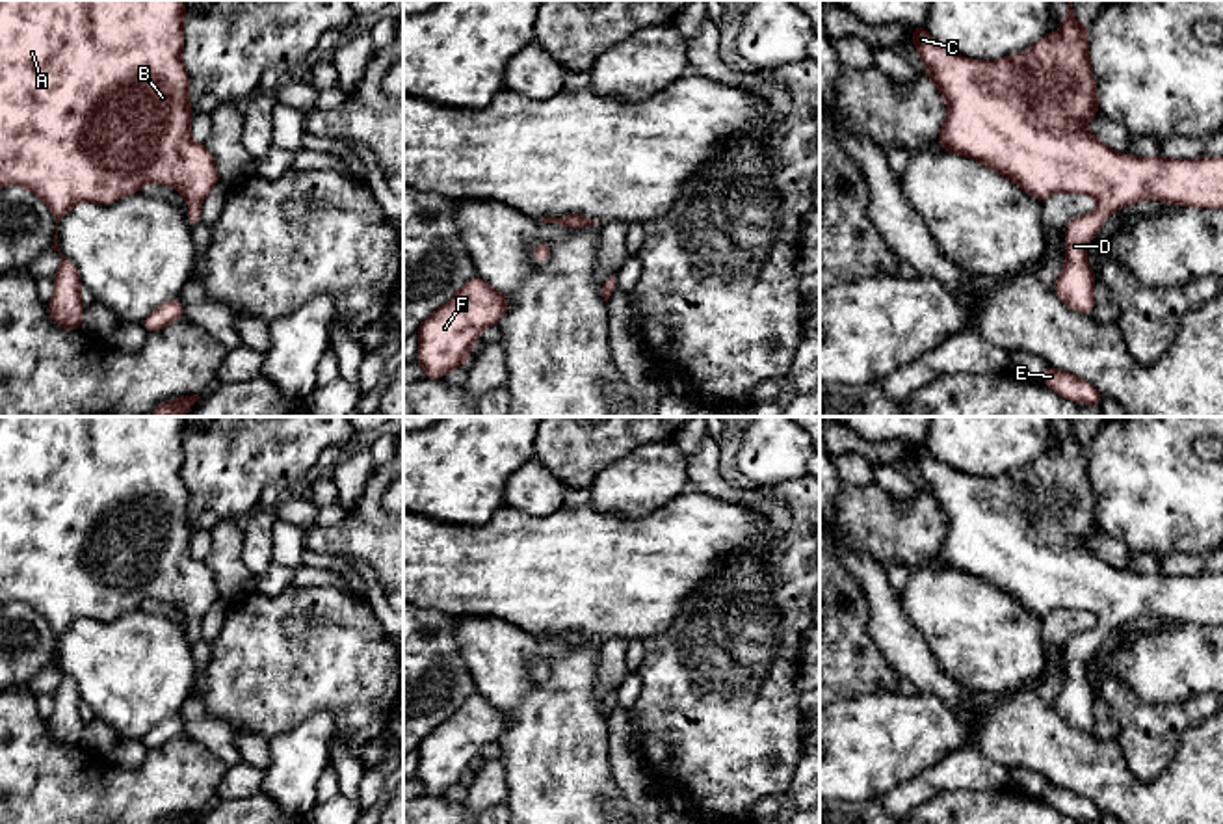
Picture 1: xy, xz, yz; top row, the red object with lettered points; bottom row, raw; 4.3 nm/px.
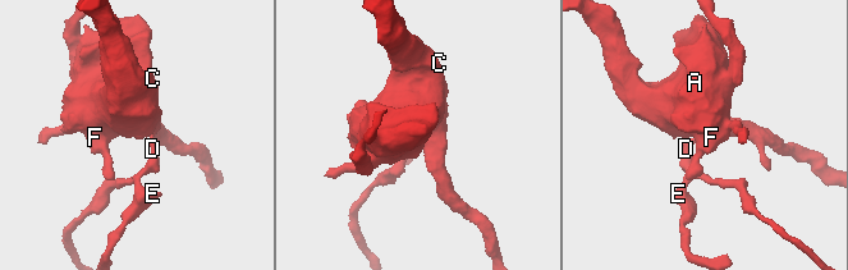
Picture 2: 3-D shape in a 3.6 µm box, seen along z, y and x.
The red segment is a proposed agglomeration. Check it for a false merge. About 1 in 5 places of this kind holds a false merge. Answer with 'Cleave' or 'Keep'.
Keep

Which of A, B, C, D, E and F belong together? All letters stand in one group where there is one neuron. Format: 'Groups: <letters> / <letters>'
Groups: A B C D E F

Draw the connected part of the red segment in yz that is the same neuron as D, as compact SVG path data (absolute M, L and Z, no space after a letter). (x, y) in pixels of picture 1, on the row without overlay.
M1072 417L1058 450L1045 452L1028 467L994 478L967 476L939 463L926 443L913 445L914 467L948 523L937 551L944 567L980 577L1007 593L1035 618L1043 619L1056 608L1087 610L1098 618L1091 631L1071 636L1065 644L1065 683L1054 699L1056 712L1072 727L1091 731L1097 692L1087 683L1085 660L1115 627L1141 616L1162 616L1180 623L1223 625L1223 573L1197 577L1167 577L1162 573L1121 571L1087 545L1085 538L1098 532L1097 500L1089 480L1087 446L1078 439Z

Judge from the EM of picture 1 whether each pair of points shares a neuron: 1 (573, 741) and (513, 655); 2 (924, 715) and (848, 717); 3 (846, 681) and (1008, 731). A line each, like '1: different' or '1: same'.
1: same
2: same
3: different

